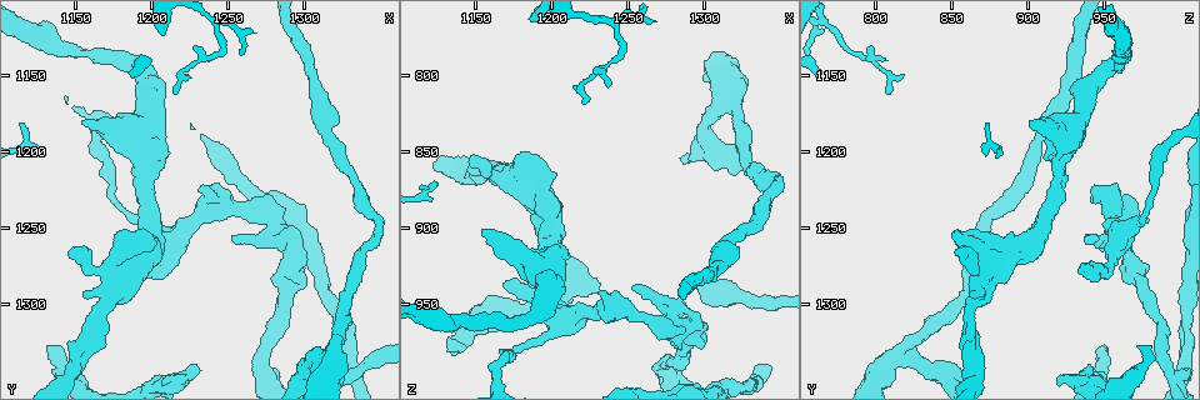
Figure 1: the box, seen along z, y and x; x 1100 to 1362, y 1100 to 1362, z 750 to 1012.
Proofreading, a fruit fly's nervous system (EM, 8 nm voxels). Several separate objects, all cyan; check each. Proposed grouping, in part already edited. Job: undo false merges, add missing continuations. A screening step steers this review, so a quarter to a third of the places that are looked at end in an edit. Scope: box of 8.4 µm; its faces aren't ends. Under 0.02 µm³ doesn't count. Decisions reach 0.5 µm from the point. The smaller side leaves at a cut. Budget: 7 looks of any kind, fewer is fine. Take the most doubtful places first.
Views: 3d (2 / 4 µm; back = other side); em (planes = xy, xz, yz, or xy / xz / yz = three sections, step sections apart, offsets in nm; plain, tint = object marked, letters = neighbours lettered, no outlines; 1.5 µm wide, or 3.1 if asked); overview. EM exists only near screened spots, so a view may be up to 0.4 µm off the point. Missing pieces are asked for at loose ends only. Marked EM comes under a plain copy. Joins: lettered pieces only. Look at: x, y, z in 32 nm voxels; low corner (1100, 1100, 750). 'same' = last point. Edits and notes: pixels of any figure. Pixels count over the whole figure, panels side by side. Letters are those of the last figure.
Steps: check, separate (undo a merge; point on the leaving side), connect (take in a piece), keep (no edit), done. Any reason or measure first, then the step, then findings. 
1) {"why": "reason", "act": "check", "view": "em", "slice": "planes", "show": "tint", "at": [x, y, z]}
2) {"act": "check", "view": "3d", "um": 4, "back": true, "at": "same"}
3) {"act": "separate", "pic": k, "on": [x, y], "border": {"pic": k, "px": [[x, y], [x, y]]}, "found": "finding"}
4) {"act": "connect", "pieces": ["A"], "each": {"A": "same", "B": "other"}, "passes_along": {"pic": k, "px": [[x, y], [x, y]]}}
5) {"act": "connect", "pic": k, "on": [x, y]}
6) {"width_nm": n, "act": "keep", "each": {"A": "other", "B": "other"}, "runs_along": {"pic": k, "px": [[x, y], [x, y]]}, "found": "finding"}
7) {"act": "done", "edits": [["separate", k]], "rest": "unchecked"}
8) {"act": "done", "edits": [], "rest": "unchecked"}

{"why": "free end", "act": "check", "view": "em", "slice": "planes", "show": "letters", "at": [1232, 1344, 938]}

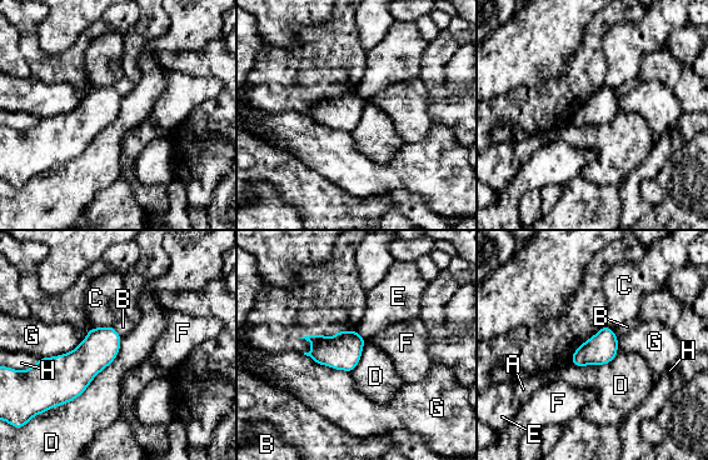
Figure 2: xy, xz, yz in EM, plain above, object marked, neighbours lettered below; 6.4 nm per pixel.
{"act": "keep", "each": {"A": "other", "B": "other", "C": "other", "D": "other", "E": "other", "F": "other", "G": "other", "H": "other"}, "border": {"pic": 2, "px": [[121, 338], [115, 358], [63, 405]]}, "found": "none of them fits"}

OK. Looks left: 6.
{"why": "stops while still wide", "act": "check", "view": "em", "slice": "planes", "show": "tint", "at": [1154, 1182, 902]}

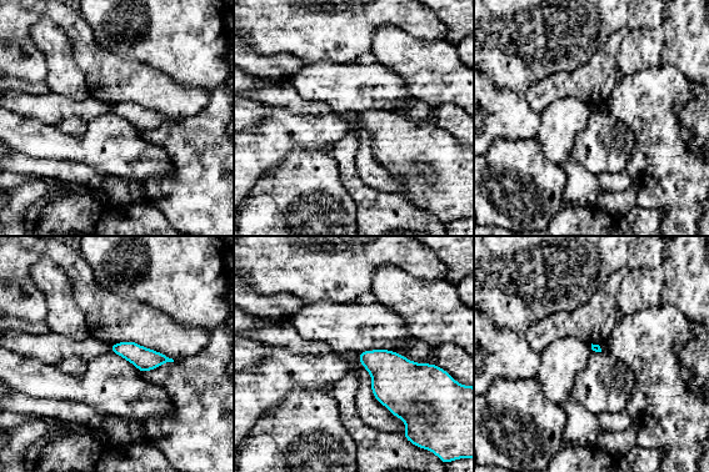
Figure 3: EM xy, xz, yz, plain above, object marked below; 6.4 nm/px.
{"why": "what lies round it", "act": "check", "view": "em", "slice": "planes", "show": "letters", "at": "same"}

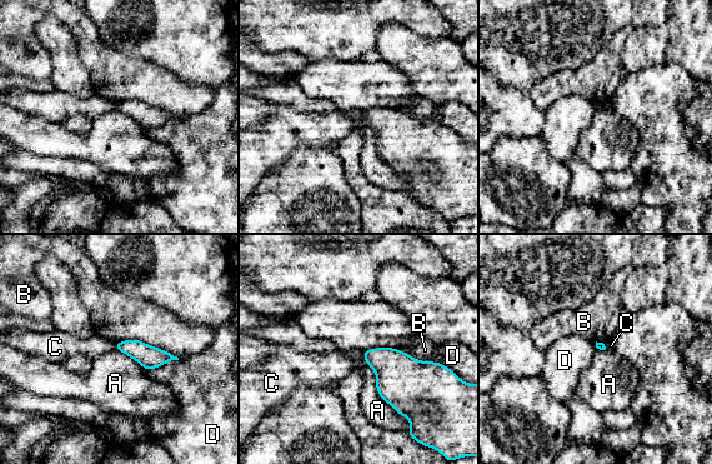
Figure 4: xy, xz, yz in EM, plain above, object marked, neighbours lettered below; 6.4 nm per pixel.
{"act": "keep", "each": {"A": "other", "B": "other", "C": "other", "D": "other"}, "found": "none of them fits"}

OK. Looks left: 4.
{"why": "branch stops here", "act": "check", "view": "3d", "um": 2, "at": [1130, 1326, 972]}

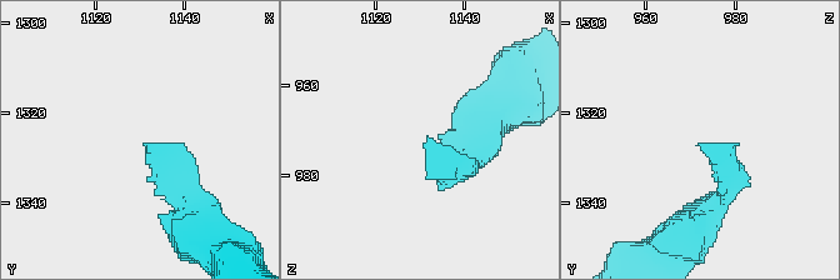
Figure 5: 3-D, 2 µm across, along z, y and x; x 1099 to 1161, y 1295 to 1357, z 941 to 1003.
{"act": "check", "view": "em", "slice": "planes", "show": "tint", "at": [1131, 1328, 973]}

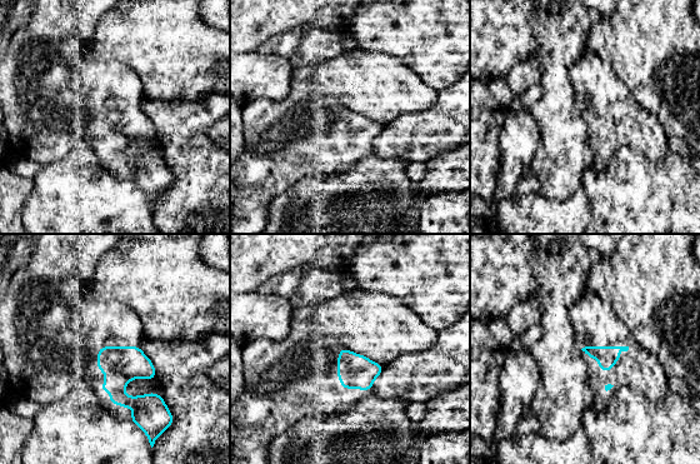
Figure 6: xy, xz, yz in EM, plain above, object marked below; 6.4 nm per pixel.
{"why": "what lies round it", "act": "check", "view": "em", "slice": "planes", "show": "letters", "at": "same"}

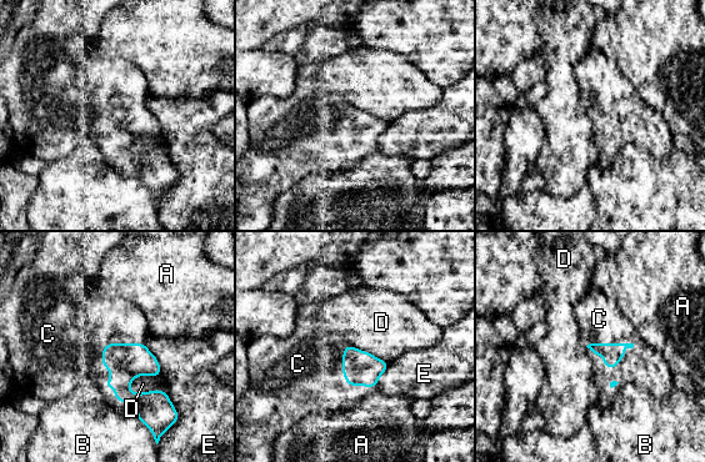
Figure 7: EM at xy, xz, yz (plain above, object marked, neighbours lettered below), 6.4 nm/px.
{"longest_contact_nm": ["C", 320], "act": "connect", "pieces": ["C"], "each": {"A": "other", "B": "other", "C": "same", "D": "other", "E": "other"}, "found": "it goes on there"}

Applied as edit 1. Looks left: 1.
{"act": "done", "edits": [["connect", 7]], "rest": "unchecked"}

